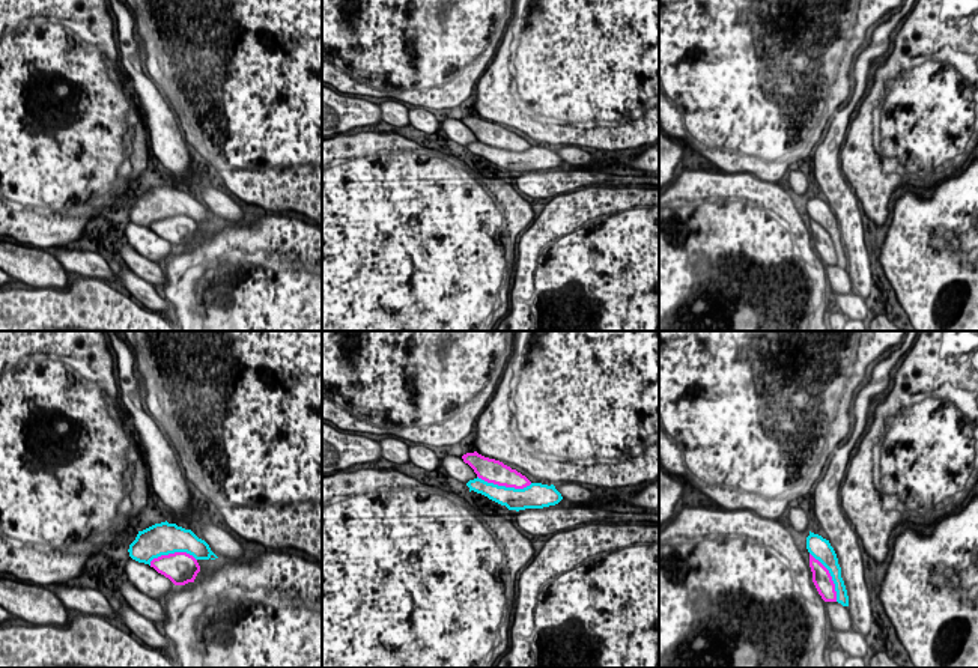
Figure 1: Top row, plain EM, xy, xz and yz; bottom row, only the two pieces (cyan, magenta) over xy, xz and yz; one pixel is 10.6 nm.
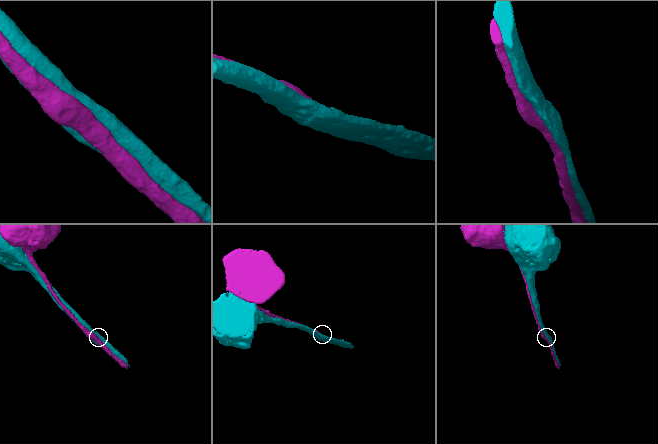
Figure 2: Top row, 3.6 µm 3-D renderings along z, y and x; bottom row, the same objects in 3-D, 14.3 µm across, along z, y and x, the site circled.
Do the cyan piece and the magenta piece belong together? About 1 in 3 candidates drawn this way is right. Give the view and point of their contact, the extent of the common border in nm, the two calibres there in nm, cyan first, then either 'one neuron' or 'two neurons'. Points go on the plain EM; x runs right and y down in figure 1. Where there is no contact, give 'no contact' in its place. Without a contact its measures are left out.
meets cyan in xz at (504, 149); contact 600 nm long; 220 nm thick on the cyan side, 260 nm on the other; two neurons

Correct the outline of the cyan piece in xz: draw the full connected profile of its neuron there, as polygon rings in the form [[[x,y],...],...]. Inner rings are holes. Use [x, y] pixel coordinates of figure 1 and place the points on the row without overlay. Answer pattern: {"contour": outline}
{"contour": [[[474,141],[466,146],[469,155],[474,153],[489,162],[506,169],[509,173],[543,172],[558,167],[563,159],[554,147],[531,146],[524,152],[498,149],[481,141]]]}

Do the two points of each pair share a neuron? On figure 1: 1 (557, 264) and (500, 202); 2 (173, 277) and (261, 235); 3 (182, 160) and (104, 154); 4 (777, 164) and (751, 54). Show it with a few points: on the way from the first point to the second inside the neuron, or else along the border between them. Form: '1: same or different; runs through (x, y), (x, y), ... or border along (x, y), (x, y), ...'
1: different; border along (534, 218), (531, 221)
2: same; runs through (191, 256), (205, 247), (215, 247), (238, 236)
3: different; border along (143, 119), (149, 145)
4: same; runs through (766, 137), (765, 119), (757, 103), (757, 81)

